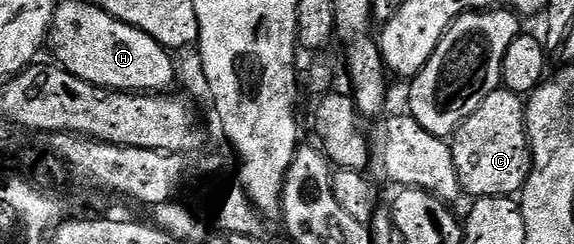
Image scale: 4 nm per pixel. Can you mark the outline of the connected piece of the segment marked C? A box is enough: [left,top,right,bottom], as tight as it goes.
[451,86,533,198]

